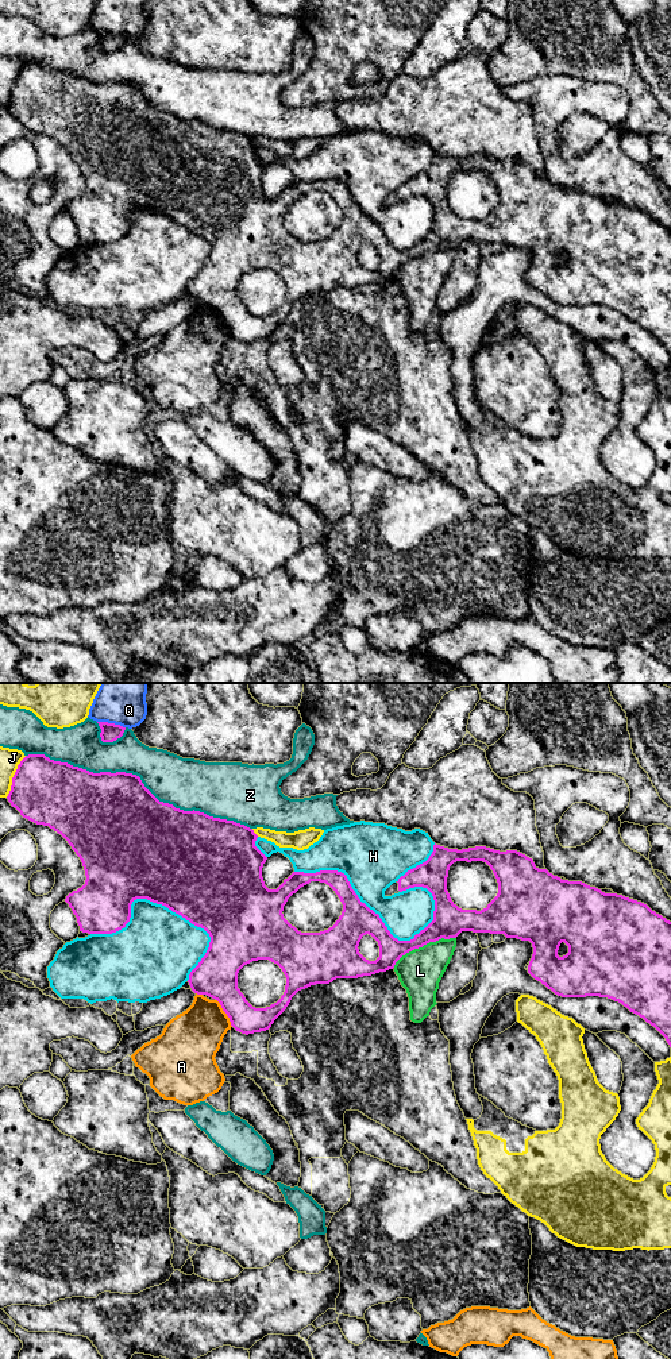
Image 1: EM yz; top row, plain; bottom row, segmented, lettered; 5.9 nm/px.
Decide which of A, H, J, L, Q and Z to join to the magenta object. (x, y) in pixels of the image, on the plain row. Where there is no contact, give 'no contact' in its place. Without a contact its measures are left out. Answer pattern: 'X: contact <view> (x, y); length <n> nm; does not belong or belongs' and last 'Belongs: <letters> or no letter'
A: contact yz (224, 320); length 200 nm; does not belong
H: contact yz (361, 211); length 850 nm; does not belong
J: contact yz (14, 85); length 280 nm; does not belong
L: contact yz (423, 254); length 420 nm; does not belong
Q: contact yz (111, 33); length 170 nm; does not belong
Z: contact yz (139, 88); length 1400 nm; does not belong
Belongs: no letter

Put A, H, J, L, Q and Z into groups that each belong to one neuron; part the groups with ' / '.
A / H / J / L / Q / Z

